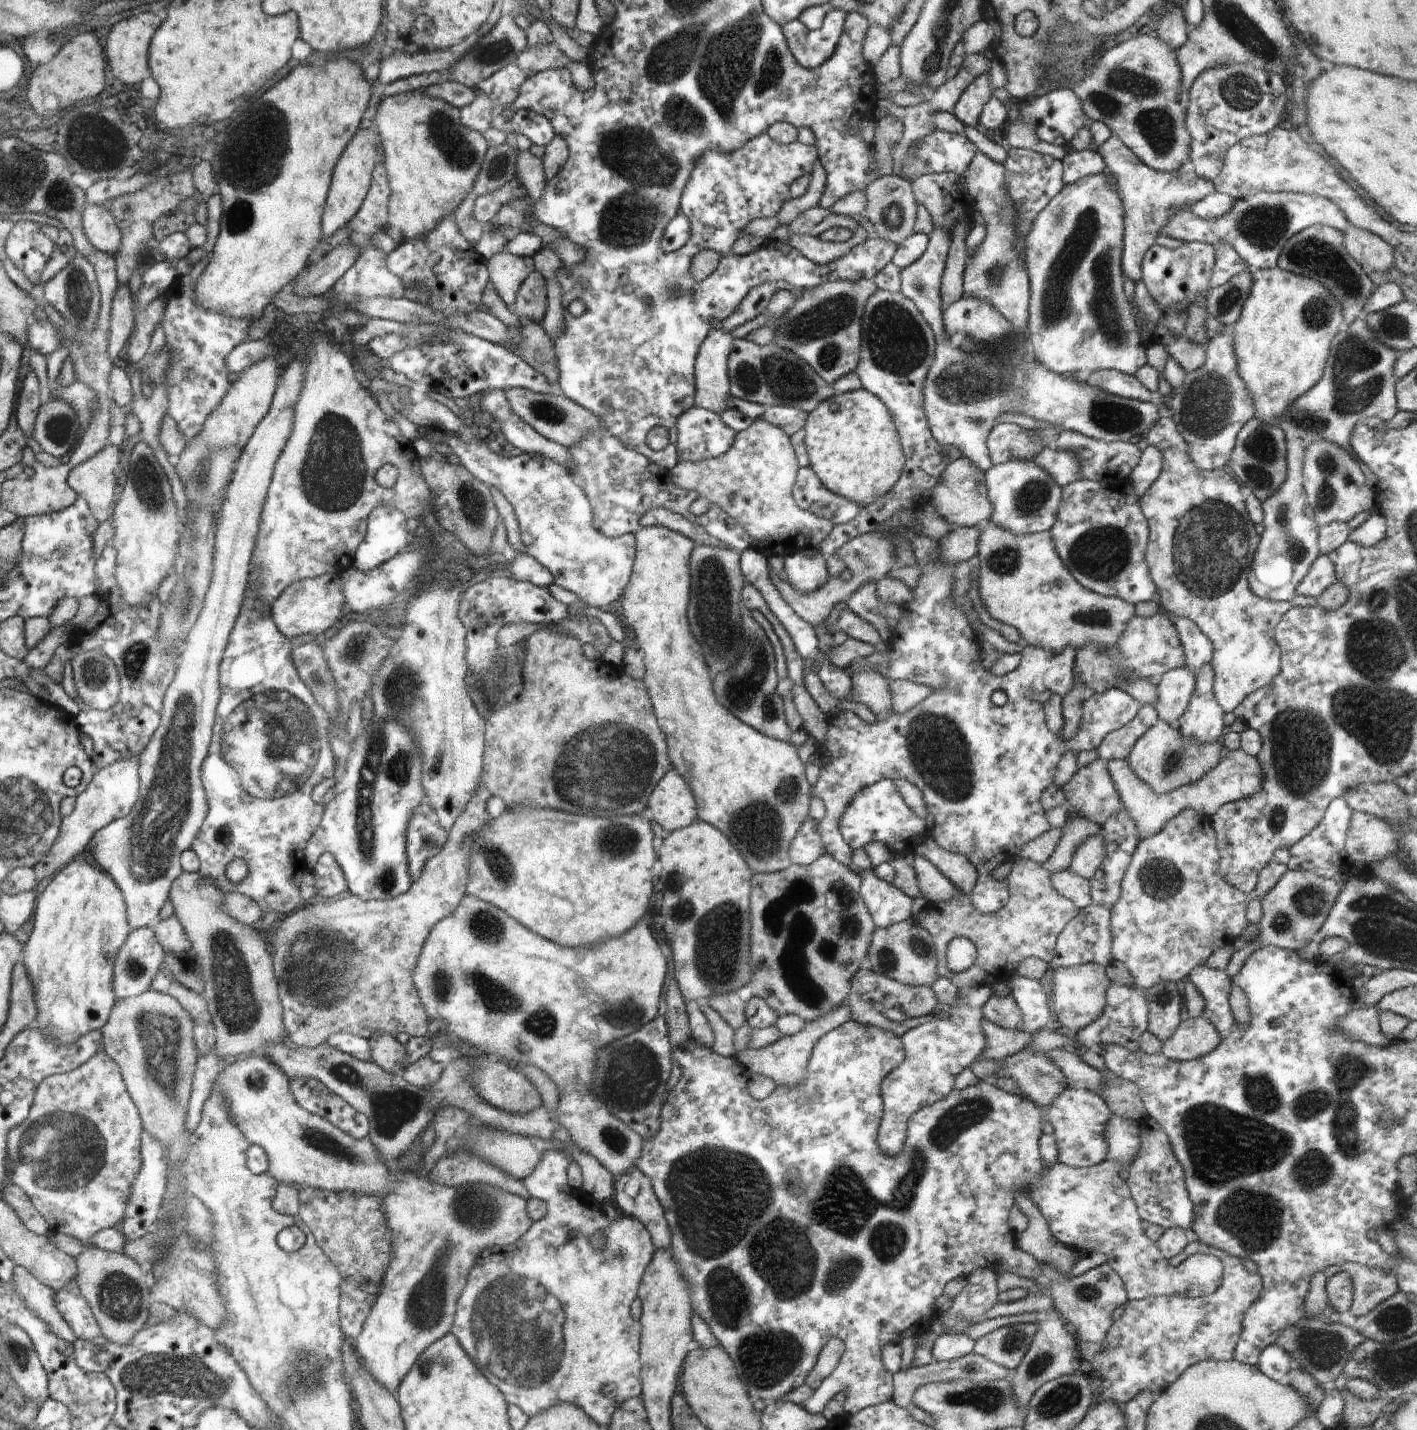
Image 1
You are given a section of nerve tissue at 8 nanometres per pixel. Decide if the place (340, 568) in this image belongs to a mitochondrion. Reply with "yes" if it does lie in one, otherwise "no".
no

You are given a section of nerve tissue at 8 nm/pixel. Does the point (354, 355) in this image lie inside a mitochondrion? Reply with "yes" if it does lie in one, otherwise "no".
no

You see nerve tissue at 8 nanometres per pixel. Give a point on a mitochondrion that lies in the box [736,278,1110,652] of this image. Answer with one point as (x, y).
(896, 338)

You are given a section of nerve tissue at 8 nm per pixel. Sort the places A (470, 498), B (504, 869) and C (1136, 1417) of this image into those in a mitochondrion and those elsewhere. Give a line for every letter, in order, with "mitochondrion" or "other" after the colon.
A: mitochondrion
B: mitochondrion
C: other

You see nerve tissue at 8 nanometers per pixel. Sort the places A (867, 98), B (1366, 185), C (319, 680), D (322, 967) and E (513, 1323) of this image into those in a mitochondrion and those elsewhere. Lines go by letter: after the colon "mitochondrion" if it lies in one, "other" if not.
A: other
B: other
C: mitochondrion
D: mitochondrion
E: mitochondrion

